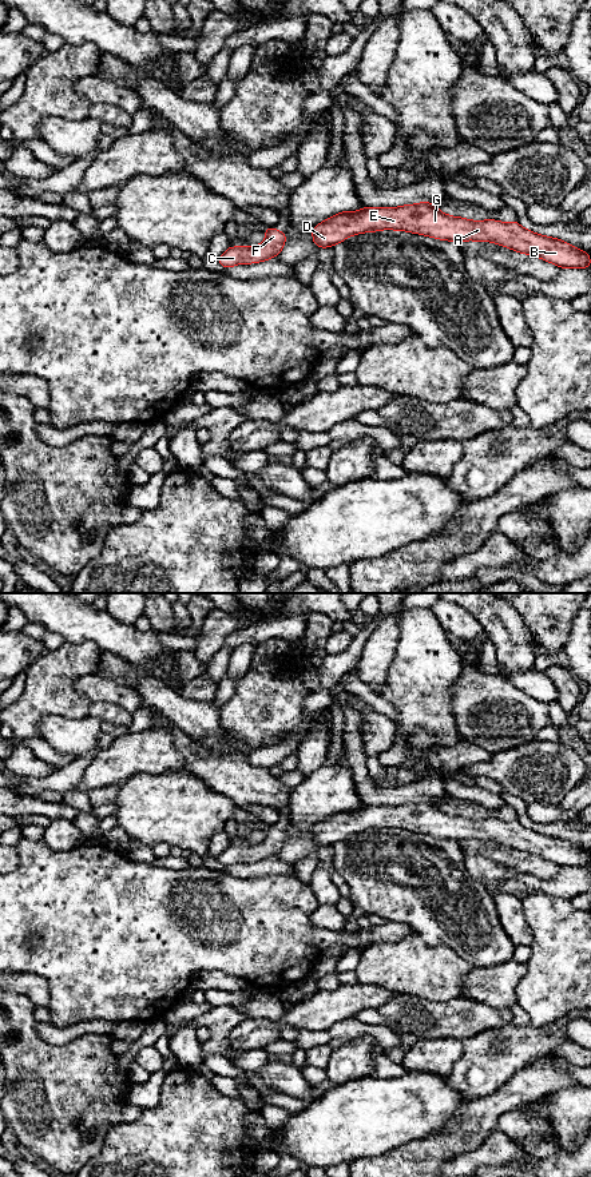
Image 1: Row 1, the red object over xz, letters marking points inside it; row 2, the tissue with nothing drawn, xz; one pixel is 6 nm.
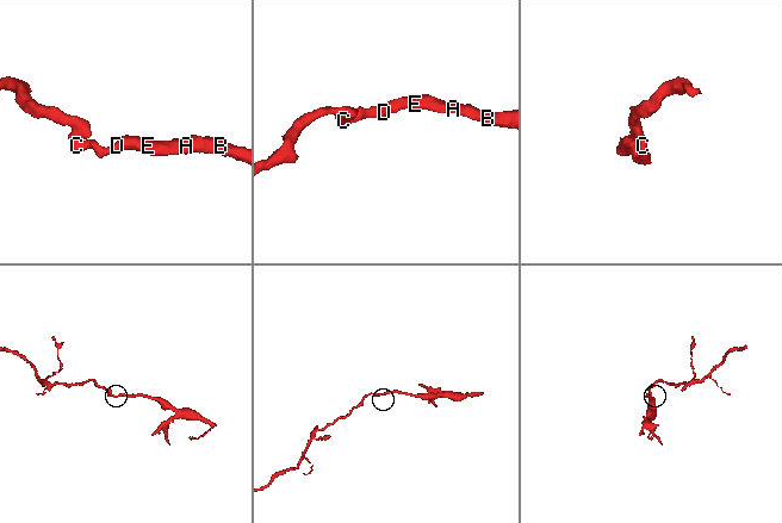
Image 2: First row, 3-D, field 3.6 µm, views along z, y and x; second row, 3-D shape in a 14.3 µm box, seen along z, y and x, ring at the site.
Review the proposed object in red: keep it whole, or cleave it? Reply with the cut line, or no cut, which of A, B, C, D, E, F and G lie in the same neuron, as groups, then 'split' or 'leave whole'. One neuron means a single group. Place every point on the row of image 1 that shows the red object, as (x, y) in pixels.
cut none; groups A B C D E F G; leave whole

